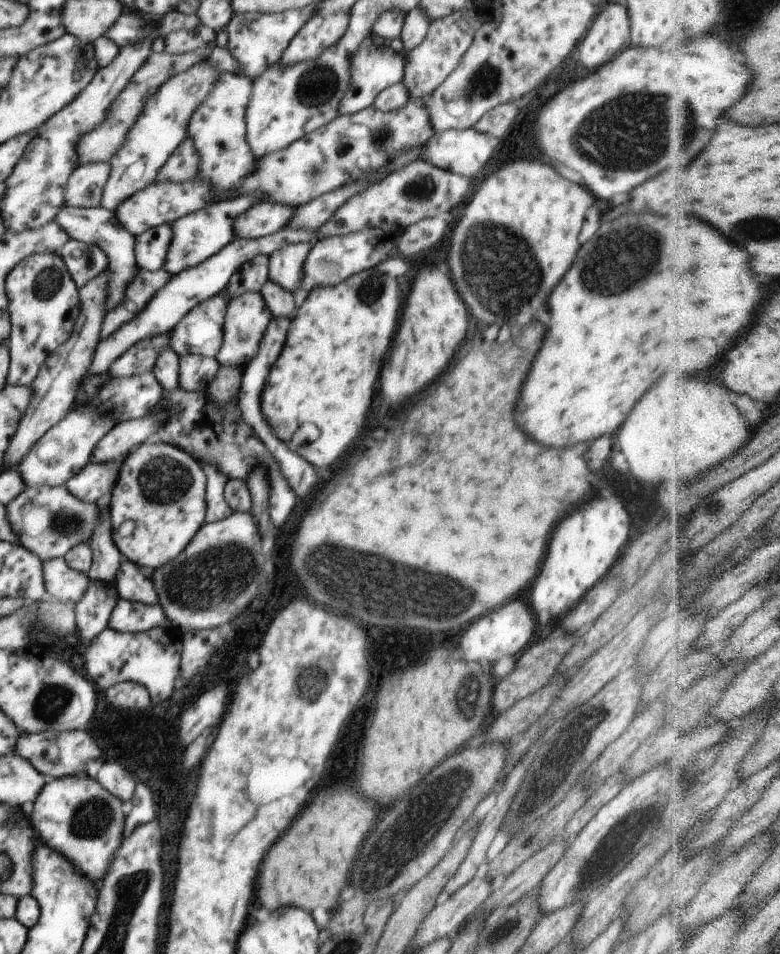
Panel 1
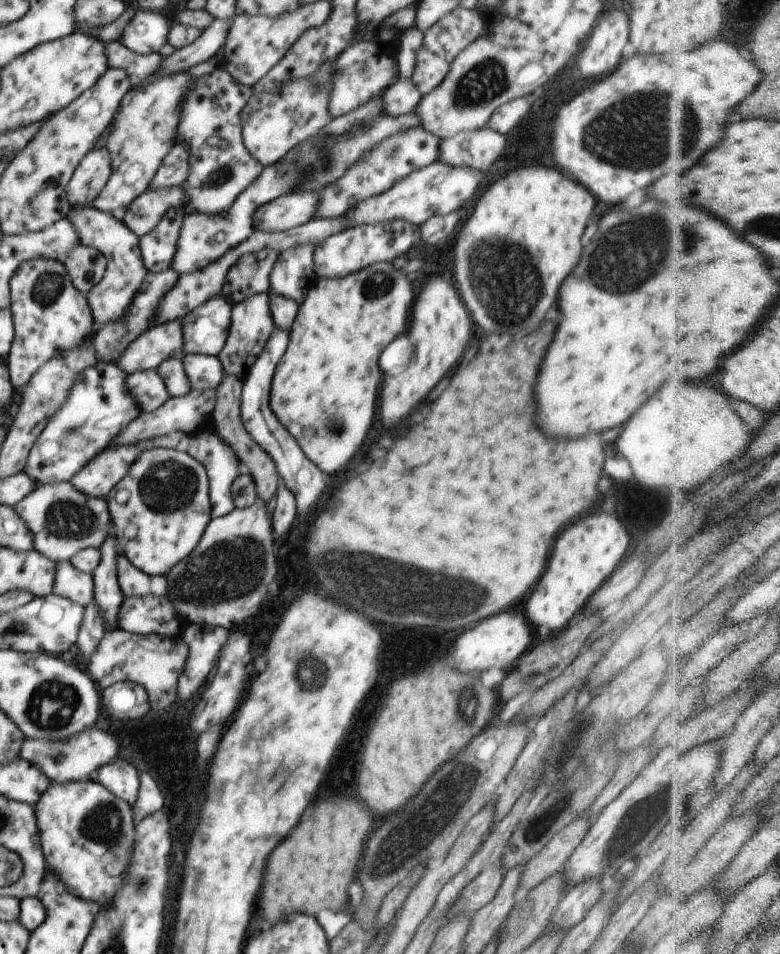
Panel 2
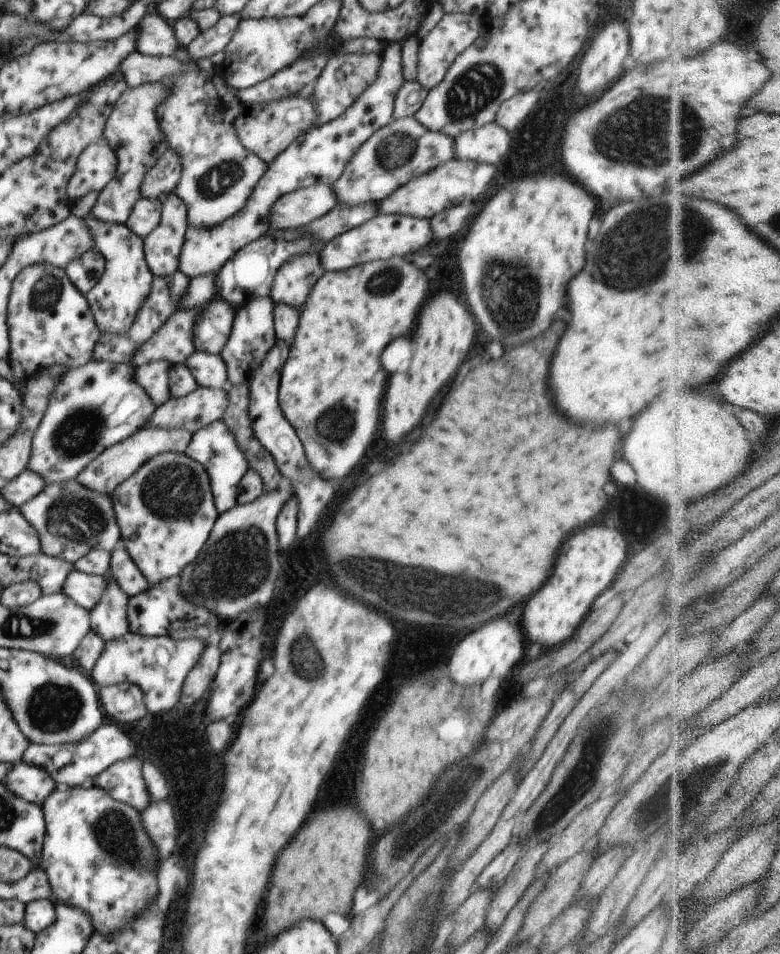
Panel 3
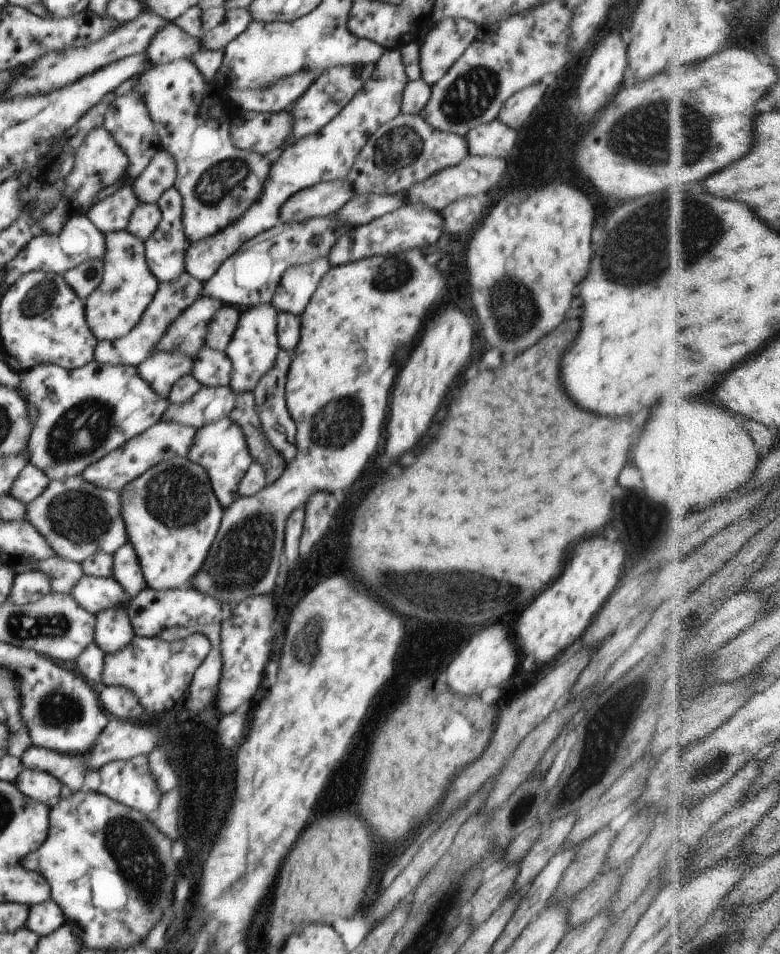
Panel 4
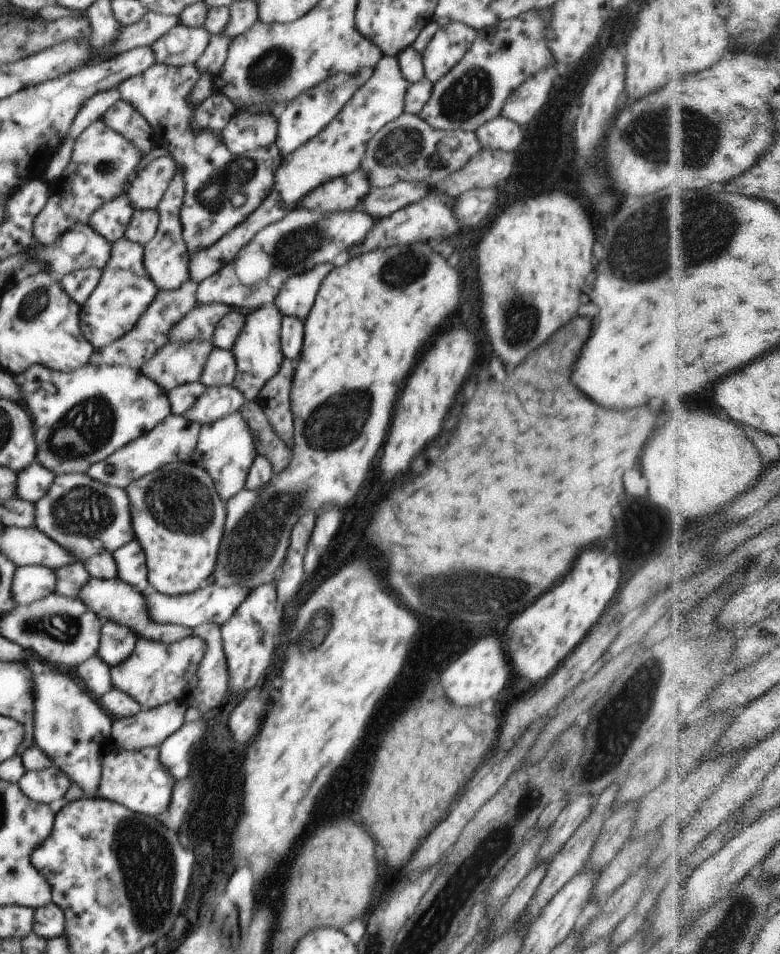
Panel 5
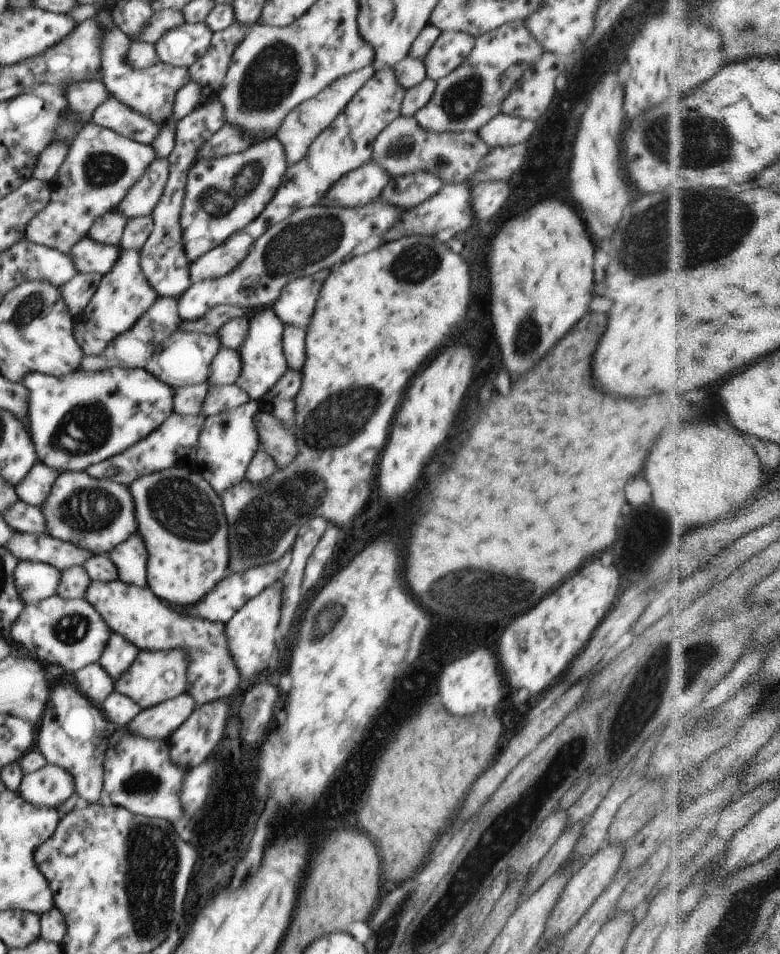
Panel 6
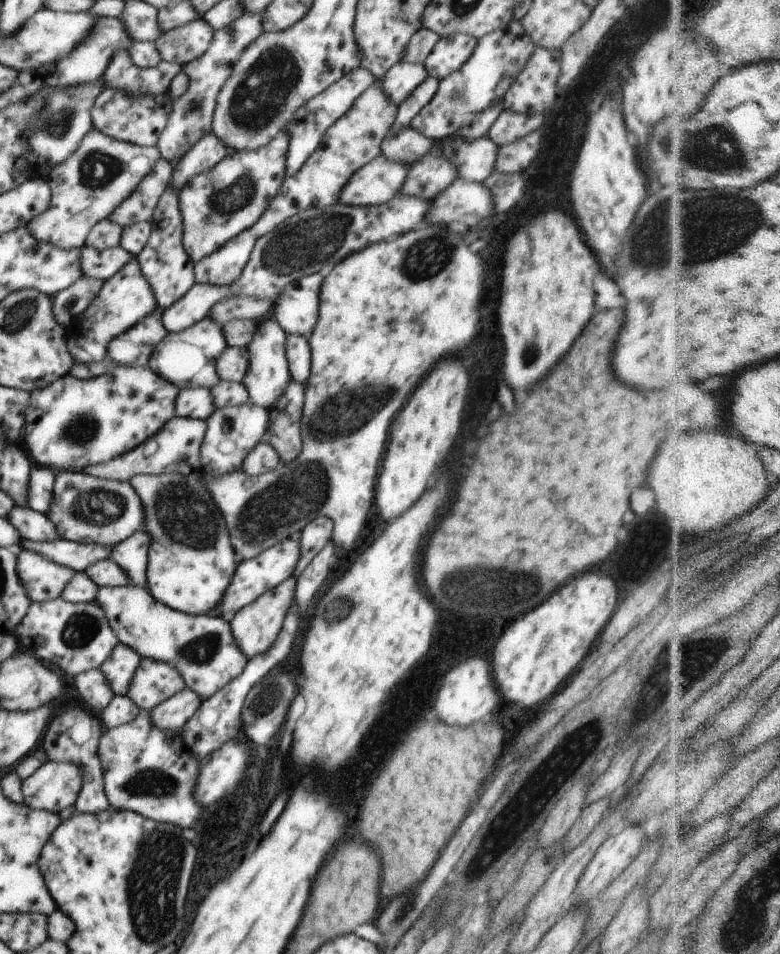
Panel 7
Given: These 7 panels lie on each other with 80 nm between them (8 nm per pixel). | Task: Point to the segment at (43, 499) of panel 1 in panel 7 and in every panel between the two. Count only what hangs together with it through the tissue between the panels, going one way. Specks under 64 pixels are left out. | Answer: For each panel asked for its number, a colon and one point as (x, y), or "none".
2: (62, 521)
3: (70, 520)
4: (78, 519)
5: (86, 517)
6: (95, 514)
7: (85, 509)

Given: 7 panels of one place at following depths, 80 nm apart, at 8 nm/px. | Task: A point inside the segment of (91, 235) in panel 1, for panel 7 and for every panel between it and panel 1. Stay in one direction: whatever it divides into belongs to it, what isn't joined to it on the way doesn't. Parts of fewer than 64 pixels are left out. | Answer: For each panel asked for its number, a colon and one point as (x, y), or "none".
2: (125, 271)
3: (117, 296)
4: (112, 310)
5: (125, 290)
6: (124, 295)
7: (126, 298)

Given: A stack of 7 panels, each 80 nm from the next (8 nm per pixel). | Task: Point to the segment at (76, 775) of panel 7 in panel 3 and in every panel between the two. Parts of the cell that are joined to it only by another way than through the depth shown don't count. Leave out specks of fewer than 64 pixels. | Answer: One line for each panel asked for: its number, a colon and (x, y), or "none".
3: (33, 784)
4: (45, 788)
5: (50, 784)
6: (46, 787)

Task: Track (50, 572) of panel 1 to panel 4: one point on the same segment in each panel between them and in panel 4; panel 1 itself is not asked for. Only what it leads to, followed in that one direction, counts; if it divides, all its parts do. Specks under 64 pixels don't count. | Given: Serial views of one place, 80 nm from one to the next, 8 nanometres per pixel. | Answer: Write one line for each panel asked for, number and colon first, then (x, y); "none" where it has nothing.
2: (69, 582)
3: (85, 590)
4: (92, 593)

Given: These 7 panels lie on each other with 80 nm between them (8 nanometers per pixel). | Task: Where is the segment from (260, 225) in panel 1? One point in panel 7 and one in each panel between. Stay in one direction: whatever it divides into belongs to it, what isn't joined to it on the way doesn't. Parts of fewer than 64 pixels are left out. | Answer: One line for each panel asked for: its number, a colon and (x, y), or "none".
2: (290, 210)
3: (295, 209)
4: (323, 200)
5: (345, 193)
6: (362, 186)
7: (379, 180)

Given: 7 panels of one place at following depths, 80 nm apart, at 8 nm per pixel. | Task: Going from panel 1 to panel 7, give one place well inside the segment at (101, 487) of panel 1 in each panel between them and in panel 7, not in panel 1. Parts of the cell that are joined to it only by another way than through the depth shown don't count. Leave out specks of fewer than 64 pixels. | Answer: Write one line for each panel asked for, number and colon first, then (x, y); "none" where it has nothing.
2: (97, 479)
3: (116, 463)
4: (164, 440)
5: (174, 439)
6: (174, 443)
7: (175, 449)

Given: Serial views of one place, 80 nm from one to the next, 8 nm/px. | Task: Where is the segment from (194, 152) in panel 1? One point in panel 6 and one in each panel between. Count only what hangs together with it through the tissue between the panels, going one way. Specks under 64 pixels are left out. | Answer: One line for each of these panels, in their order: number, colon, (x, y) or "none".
2: (174, 170)
3: (162, 178)
4: (160, 175)
5: (148, 187)
6: (141, 199)

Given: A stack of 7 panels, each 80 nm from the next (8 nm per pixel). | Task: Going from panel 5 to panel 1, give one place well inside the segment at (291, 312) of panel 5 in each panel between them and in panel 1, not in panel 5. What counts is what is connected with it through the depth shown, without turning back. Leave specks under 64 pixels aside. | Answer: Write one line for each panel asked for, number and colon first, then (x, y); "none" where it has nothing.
1: (285, 264)
2: (292, 275)
3: (293, 281)
4: (298, 283)

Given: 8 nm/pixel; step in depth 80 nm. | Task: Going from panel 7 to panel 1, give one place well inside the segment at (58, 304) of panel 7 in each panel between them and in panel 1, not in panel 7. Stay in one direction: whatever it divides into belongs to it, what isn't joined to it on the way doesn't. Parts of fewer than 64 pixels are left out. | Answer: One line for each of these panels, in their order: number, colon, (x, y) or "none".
1: (84, 262)
2: (85, 265)
3: (84, 272)
4: (83, 279)
5: (80, 284)
6: (76, 293)

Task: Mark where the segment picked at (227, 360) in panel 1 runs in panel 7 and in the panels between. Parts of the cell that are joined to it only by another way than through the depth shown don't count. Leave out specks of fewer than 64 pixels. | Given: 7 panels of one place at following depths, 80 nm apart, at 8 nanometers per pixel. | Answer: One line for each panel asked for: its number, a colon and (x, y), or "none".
2: (251, 323)
3: (252, 336)
4: (253, 348)
5: (257, 351)
6: (263, 362)
7: (268, 377)

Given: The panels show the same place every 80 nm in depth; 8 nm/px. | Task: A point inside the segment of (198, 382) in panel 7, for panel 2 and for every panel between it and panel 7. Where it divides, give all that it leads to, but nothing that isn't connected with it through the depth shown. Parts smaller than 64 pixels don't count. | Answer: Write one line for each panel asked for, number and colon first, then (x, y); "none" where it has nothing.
2: (149, 390)
3: (153, 377)
4: (160, 370)
5: (175, 363)
6: (184, 359)

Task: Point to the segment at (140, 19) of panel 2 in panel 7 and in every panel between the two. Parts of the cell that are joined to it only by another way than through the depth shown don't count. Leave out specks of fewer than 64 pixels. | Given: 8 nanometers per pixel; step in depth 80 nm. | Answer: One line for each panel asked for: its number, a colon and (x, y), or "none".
3: (157, 37)
4: (169, 44)
5: (181, 45)
6: (181, 46)
7: (183, 44)

